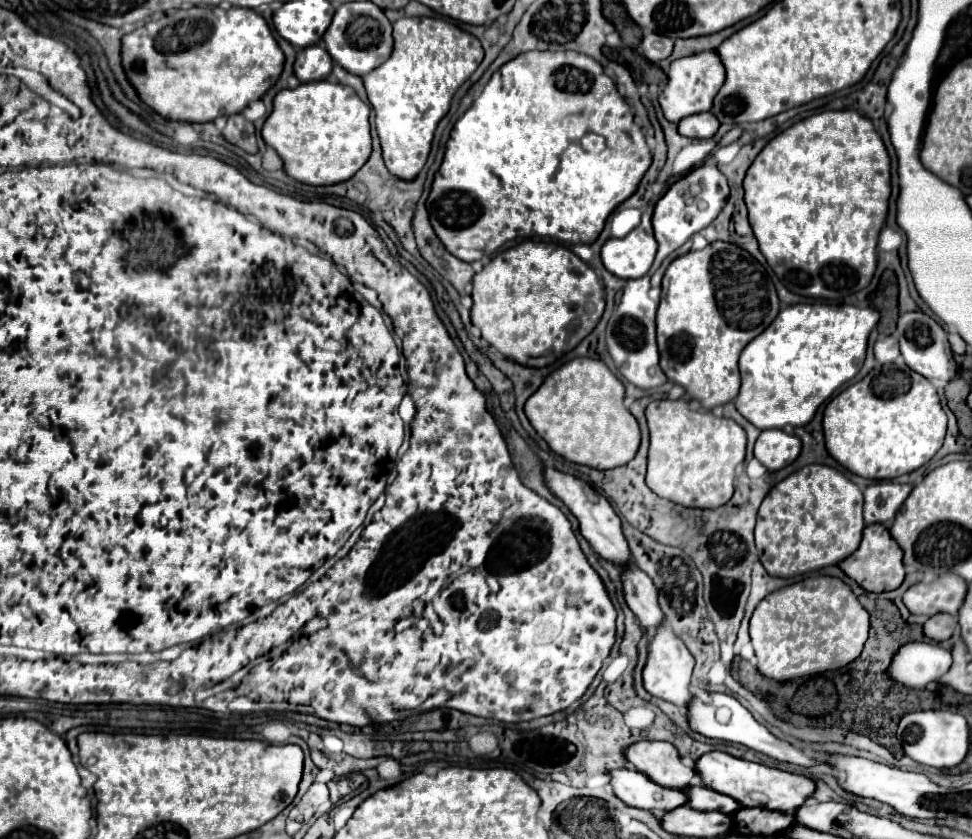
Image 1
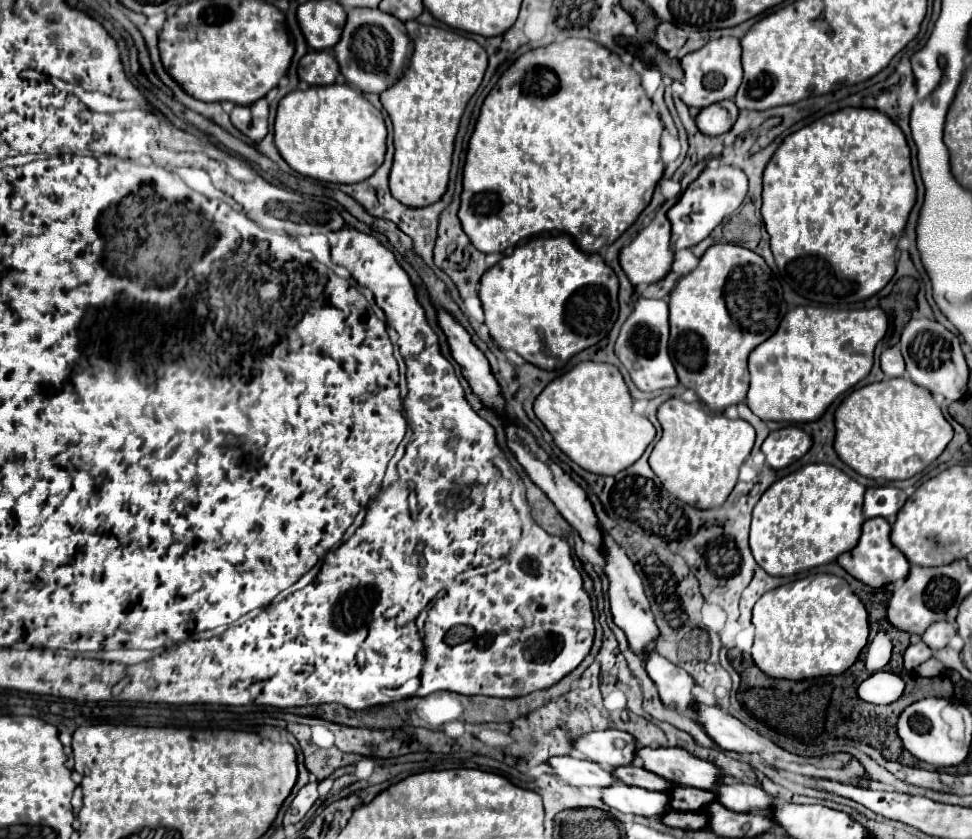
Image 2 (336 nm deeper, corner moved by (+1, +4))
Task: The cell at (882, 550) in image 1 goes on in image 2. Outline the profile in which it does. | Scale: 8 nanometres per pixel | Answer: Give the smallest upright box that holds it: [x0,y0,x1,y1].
[837,517,909,587]

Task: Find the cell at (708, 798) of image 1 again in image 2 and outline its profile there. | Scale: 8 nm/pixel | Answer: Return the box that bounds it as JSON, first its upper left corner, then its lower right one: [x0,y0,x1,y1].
[613,765,675,791]

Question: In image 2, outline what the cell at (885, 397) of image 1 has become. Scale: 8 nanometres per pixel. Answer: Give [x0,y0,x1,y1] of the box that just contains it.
[835,377,953,481]

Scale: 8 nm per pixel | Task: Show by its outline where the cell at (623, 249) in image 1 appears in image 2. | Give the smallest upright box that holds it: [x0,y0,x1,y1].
[619,205,673,285]

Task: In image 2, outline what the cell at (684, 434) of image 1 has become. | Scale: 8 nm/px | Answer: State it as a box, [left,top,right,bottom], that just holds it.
[649,397,755,507]

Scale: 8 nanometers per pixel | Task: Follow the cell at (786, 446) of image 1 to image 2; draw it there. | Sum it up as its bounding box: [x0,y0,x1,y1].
[761,427,811,469]

